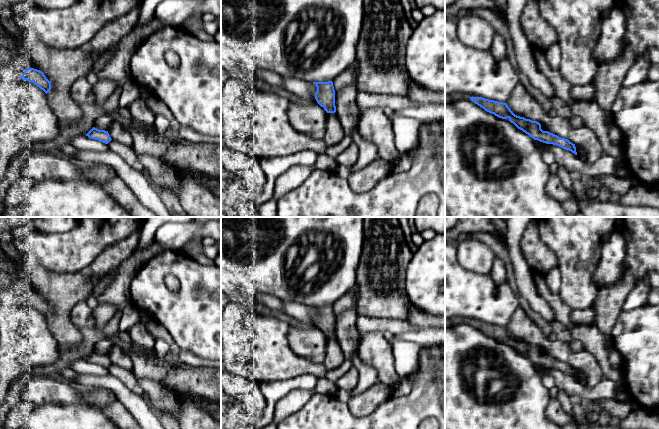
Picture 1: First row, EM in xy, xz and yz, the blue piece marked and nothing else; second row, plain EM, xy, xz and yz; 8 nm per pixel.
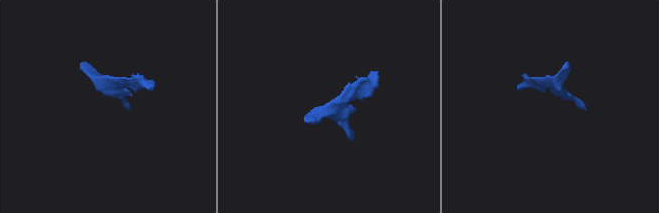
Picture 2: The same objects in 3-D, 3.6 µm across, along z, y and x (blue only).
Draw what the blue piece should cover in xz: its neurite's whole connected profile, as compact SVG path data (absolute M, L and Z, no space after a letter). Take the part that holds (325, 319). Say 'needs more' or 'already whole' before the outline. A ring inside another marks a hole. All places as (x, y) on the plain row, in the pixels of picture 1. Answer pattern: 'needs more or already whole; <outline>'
already whole; M313 306L313 308L317 311L317 315L315 317L317 327L323 331L327 337L335 337L335 314L333 306Z

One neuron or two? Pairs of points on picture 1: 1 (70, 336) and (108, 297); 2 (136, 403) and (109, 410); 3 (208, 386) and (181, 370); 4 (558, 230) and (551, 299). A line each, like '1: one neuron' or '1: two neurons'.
1: two neurons
2: two neurons
3: one neuron
4: two neurons

